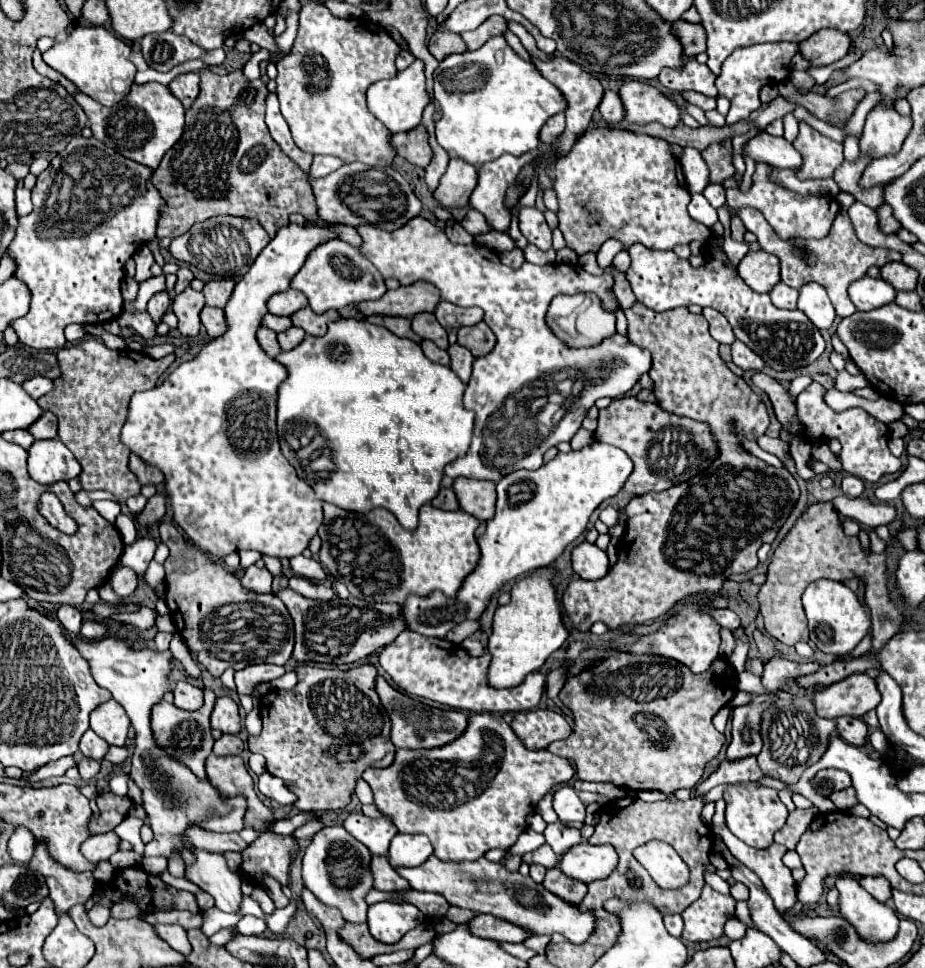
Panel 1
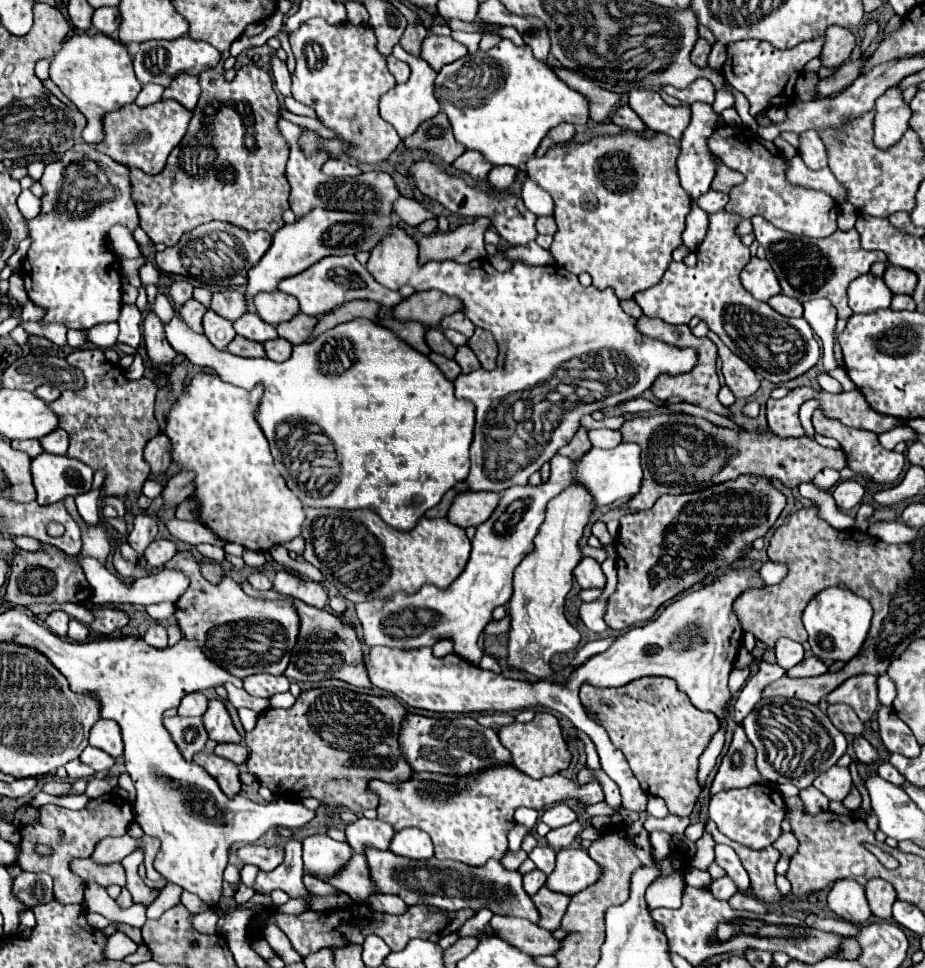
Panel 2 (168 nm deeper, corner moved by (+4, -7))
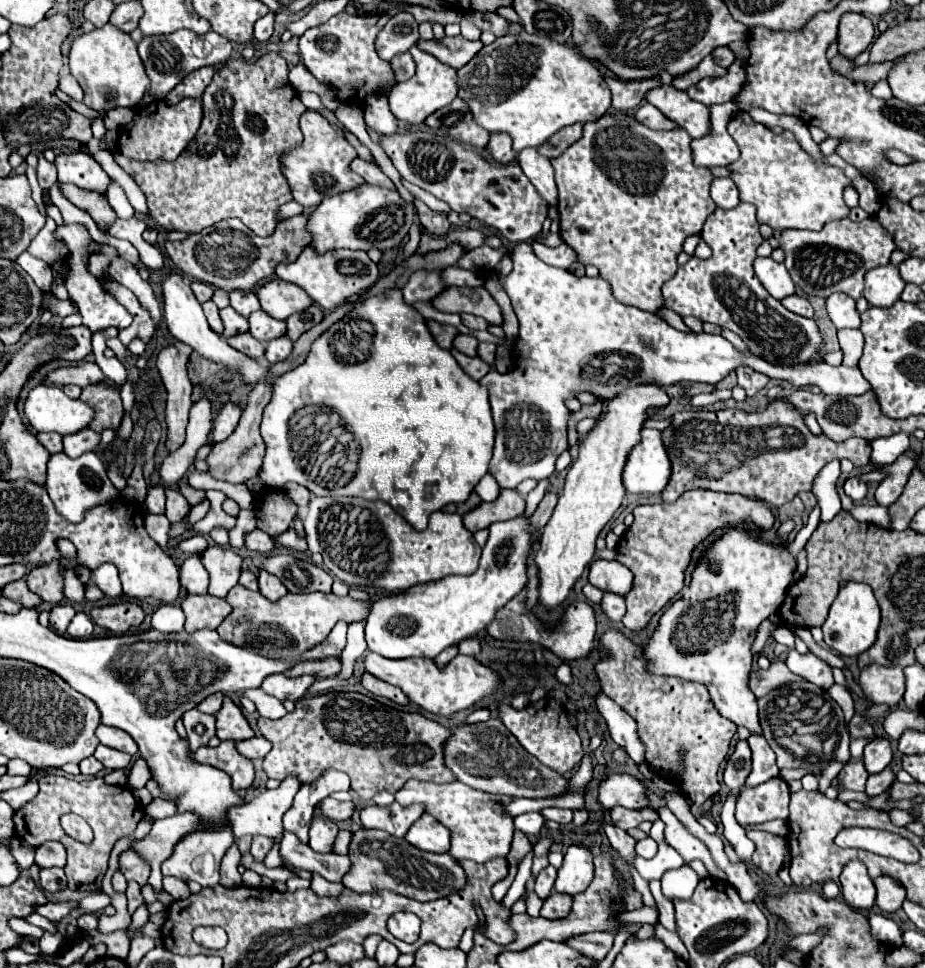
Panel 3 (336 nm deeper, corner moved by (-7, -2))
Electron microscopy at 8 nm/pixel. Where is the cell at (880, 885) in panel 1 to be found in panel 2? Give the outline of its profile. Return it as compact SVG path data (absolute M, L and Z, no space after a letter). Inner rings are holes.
M871 879L865 885L865 895L871 911L881 919L891 919L891 907L895 903L895 889L883 879Z

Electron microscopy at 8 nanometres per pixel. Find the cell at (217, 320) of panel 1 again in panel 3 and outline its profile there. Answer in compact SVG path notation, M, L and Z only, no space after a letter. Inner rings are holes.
M226 306L220 310L220 316L222 316L222 322L224 322L224 338L230 338L230 336L236 336L240 332L248 332L248 318L240 316L232 306Z

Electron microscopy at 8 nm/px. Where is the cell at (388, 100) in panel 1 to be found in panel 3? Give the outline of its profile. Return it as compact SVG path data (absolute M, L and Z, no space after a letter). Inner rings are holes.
M412 46L410 54L416 62L416 74L406 82L396 84L390 92L390 96L388 96L388 102L390 102L390 112L398 120L408 122L408 124L422 124L432 112L450 104L456 98L456 94L458 94L458 90L456 90L458 88L458 74L452 66L442 64L434 56L422 52L418 46Z

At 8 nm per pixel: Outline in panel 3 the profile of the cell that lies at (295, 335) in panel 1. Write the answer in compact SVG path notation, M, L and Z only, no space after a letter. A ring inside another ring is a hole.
M288 336L274 338L266 344L266 360L270 364L276 364L276 362L284 360L286 356L290 356L290 352L292 352L292 340Z

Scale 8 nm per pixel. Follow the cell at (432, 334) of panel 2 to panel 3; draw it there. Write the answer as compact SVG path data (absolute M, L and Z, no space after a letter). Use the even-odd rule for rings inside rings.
M460 334L454 340L454 348L466 356L476 356L478 354L478 340L470 334Z

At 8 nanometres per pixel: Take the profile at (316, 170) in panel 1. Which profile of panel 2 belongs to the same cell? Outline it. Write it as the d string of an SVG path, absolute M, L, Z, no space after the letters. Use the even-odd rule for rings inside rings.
M329 159L325 165L323 165L323 173L329 175L329 177L353 177L353 175L359 175L359 167L355 165L349 165L347 161L337 161L337 159Z

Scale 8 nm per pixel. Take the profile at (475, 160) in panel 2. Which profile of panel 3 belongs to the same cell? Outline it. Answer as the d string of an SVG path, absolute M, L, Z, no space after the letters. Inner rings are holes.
M498 132L498 134L492 134L492 136L490 136L488 150L492 152L494 160L500 162L500 164L510 164L510 162L516 160L514 150L512 150L512 140L510 140L510 136L506 136L504 132Z

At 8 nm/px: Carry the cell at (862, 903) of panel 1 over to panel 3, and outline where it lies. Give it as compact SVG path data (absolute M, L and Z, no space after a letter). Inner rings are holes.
M850 860L840 874L842 896L848 906L856 910L870 910L874 906L876 890L868 876L866 866L860 860Z

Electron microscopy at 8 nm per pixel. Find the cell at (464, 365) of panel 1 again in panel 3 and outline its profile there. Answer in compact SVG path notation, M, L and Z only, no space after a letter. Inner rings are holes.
M480 342L480 346L478 346L478 356L480 356L482 360L486 360L488 364L494 364L494 358L496 358L496 344Z

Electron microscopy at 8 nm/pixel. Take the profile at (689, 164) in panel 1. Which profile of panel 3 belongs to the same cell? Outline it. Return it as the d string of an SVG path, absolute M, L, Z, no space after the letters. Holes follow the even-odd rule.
M734 102L716 104L714 108L710 108L710 114L712 114L710 118L712 134L700 140L692 140L694 164L704 168L728 166L740 156L736 142L726 132L726 124L732 120L734 114L738 114L738 106Z

